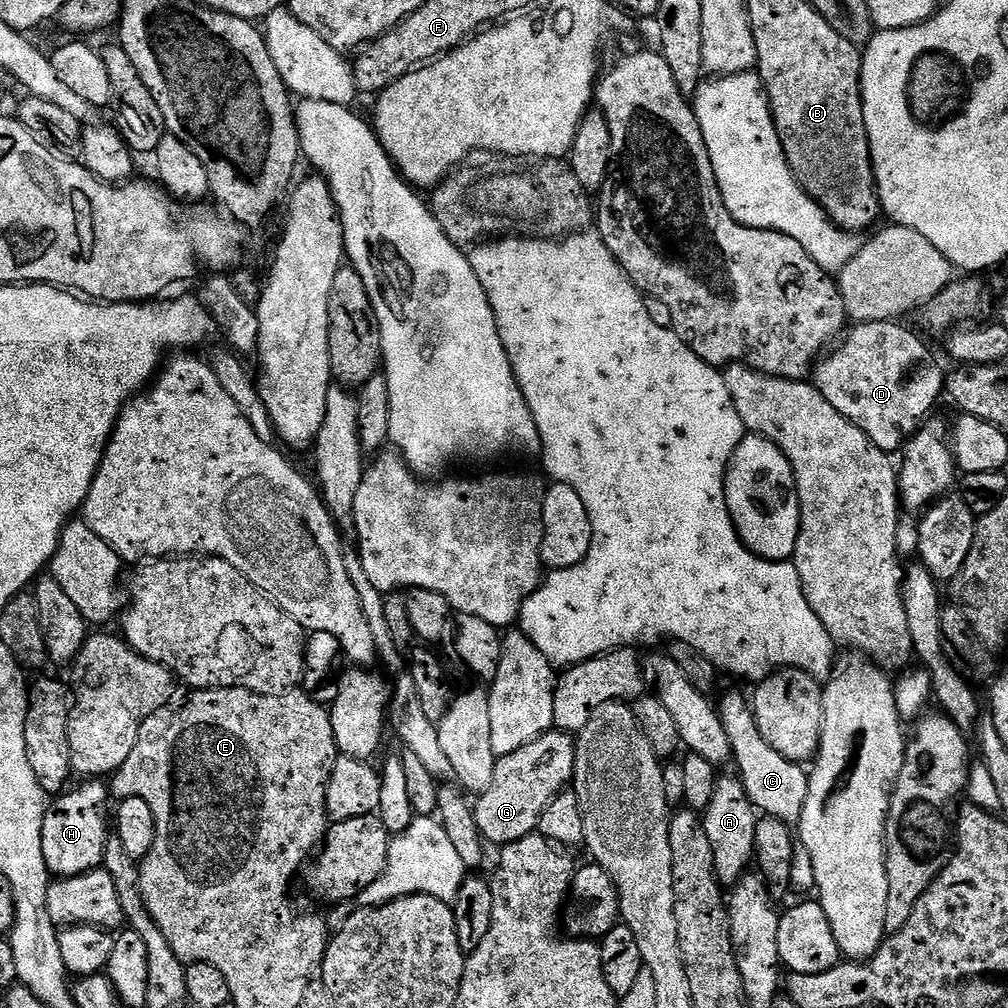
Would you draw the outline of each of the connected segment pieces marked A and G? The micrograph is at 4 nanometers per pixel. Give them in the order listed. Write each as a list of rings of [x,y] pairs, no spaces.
[[[721,775],[714,786],[714,798],[710,798],[710,806],[702,813],[706,838],[710,838],[710,850],[714,852],[714,870],[718,874],[721,885],[731,886],[740,881],[741,876],[749,871],[756,855],[754,846],[754,830],[758,819],[758,811],[747,796],[739,775]]]
[[[559,730],[542,734],[534,742],[522,746],[522,750],[514,750],[514,754],[499,757],[494,766],[494,776],[490,781],[490,786],[478,796],[474,804],[476,825],[480,835],[489,845],[496,844],[495,846],[513,844],[533,835],[539,829],[540,819],[546,806],[550,806],[550,802],[554,802],[554,798],[571,785],[575,761],[575,739],[569,733]]]

